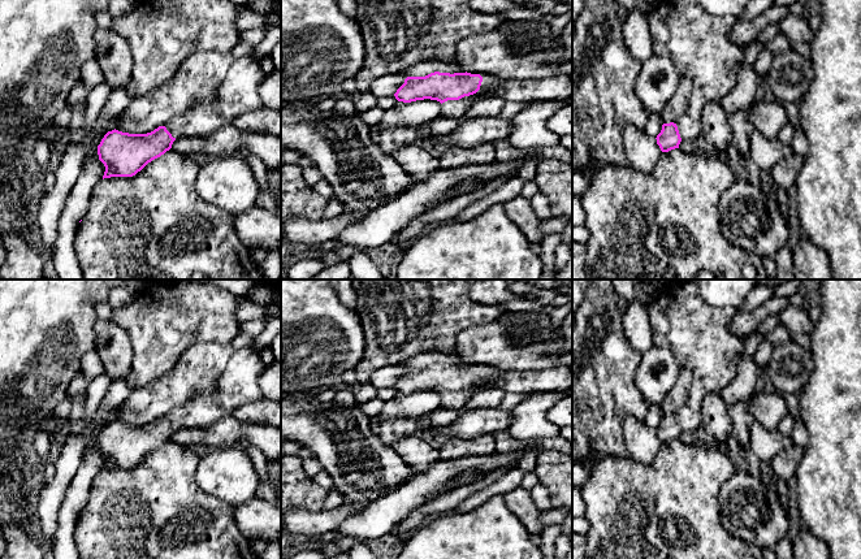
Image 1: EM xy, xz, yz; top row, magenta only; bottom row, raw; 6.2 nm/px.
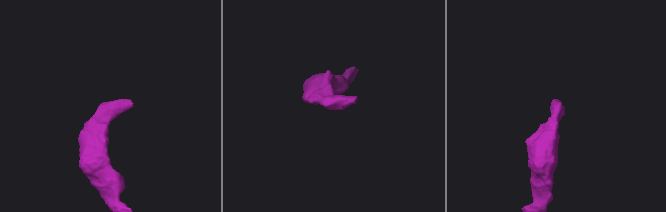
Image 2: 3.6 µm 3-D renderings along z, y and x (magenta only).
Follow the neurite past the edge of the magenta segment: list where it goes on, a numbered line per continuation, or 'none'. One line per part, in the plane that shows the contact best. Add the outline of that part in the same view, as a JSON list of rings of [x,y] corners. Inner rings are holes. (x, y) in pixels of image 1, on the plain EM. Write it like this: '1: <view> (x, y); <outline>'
1: xz (451, 399); [[[472,386],[464,387],[459,391],[447,391],[442,394],[441,407],[462,410],[477,391],[480,390],[475,390]]]

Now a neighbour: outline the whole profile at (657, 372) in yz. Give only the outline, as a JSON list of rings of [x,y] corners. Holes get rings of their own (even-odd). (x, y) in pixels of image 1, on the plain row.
[[[652,347],[641,354],[633,381],[648,404],[661,406],[666,394],[672,389],[679,364],[667,347]]]

